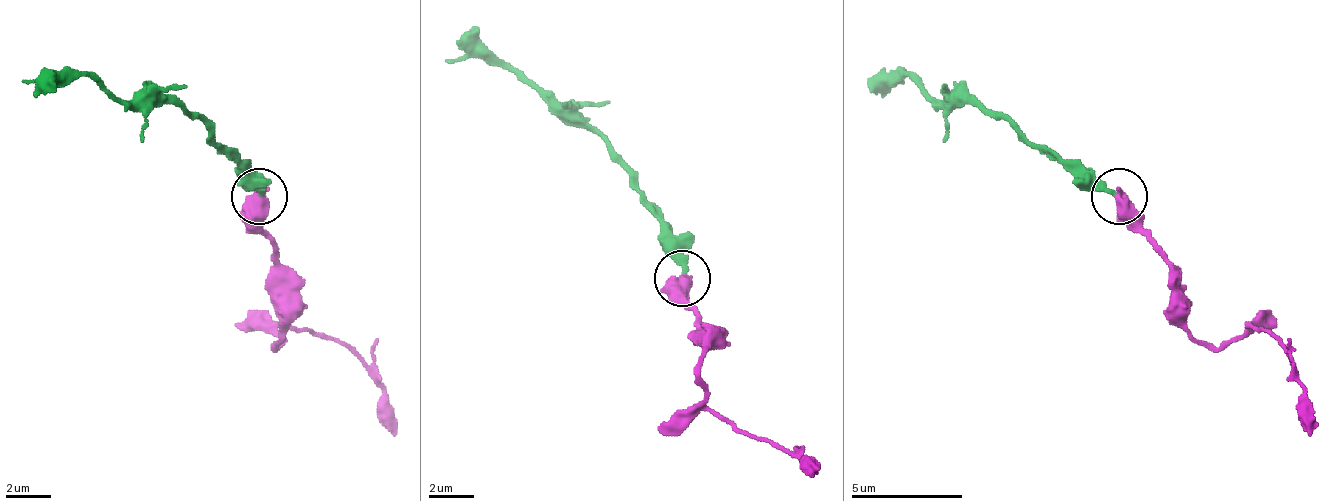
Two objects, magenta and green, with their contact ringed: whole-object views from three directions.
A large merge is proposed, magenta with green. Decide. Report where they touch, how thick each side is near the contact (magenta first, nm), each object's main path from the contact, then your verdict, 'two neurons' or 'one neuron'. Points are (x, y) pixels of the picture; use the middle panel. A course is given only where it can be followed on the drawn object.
(682, 278) | 650/320 nm | magenta via (681, 277), (698, 327), (703, 333), (698, 355), (698, 383), (709, 405), (759, 439), (821, 467) | green via (681, 277), (681, 243), (597, 137), (535, 92), (513, 70), (480, 58), (446, 64) | one neuron

